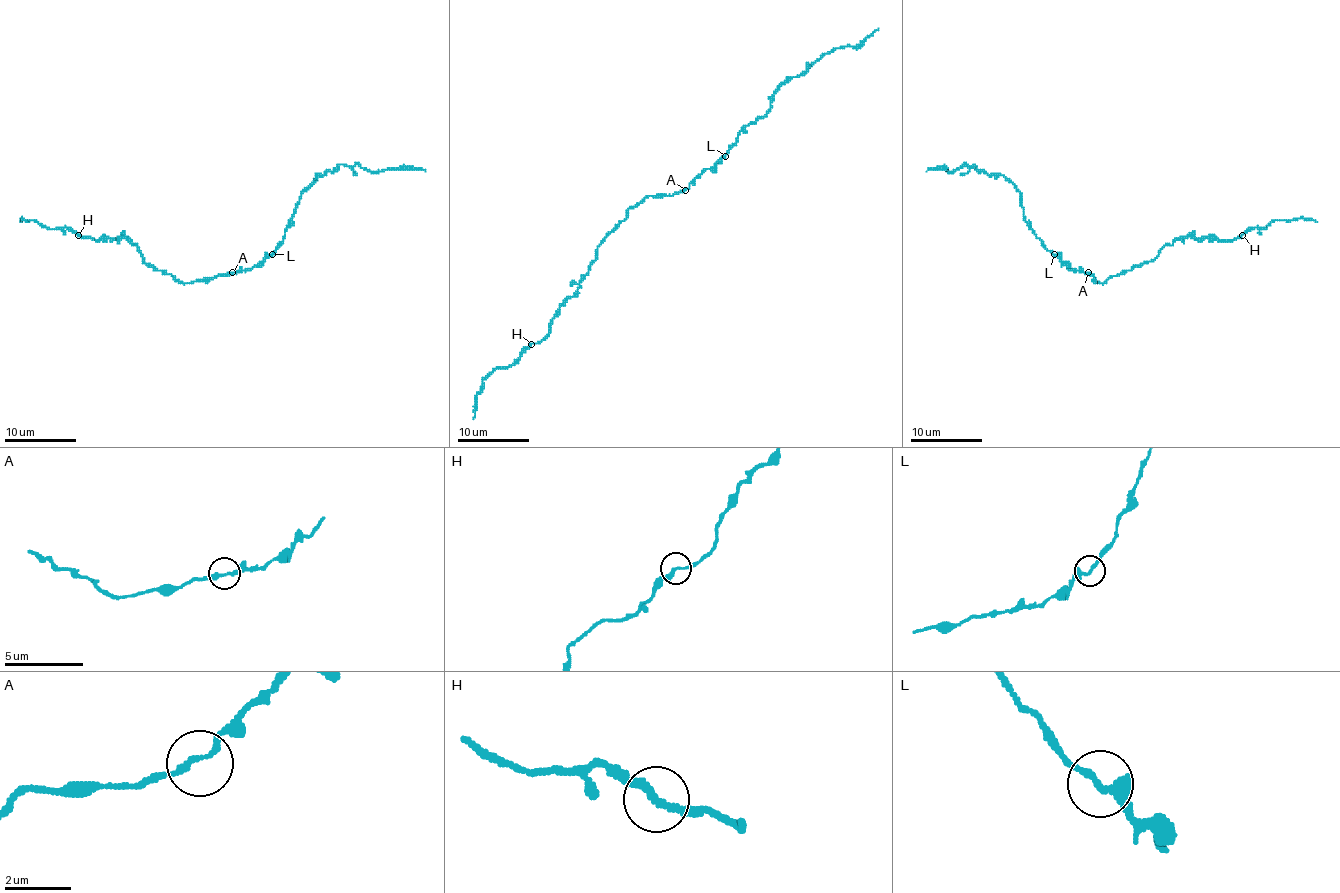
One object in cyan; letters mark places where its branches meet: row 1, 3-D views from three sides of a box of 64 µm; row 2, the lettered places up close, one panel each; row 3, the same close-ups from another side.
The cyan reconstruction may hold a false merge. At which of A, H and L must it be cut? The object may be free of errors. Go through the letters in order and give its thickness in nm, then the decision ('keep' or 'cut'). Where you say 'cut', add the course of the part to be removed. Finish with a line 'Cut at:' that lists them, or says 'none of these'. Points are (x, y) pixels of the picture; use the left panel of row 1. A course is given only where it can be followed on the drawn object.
A: 200 nm thick; keep
H: 200 nm thick; keep
L: 200 nm thick; keep
Cut at: none of these

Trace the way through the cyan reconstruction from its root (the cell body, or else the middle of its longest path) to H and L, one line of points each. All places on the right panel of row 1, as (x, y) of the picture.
H: (1094, 279), (1103, 283), (1112, 276), (1140, 267), (1151, 261), (1166, 245), (1180, 238), (1234, 240), (1241, 234)
L: (1094, 279), (1088, 272), (1072, 270), (1054, 254)

